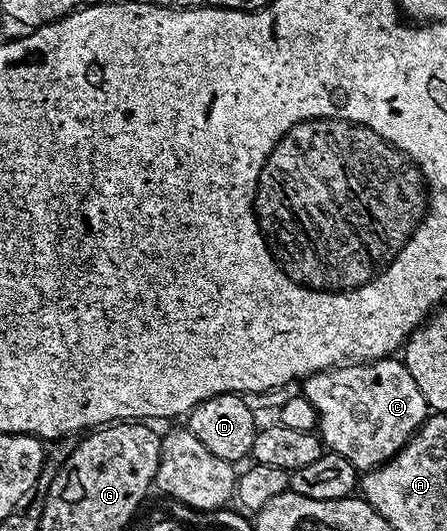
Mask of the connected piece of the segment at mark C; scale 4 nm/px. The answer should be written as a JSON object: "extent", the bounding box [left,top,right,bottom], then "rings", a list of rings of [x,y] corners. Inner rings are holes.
{"extent":[311,359,430,471],"rings":[[[381,359],[371,362],[372,378],[368,381],[368,389],[340,389],[337,393],[311,394],[312,406],[318,414],[318,436],[331,452],[342,455],[342,459],[350,459],[357,471],[379,469],[391,457],[395,457],[421,425],[430,416],[428,400],[418,391],[418,383],[410,375],[410,371],[400,359]]]}

